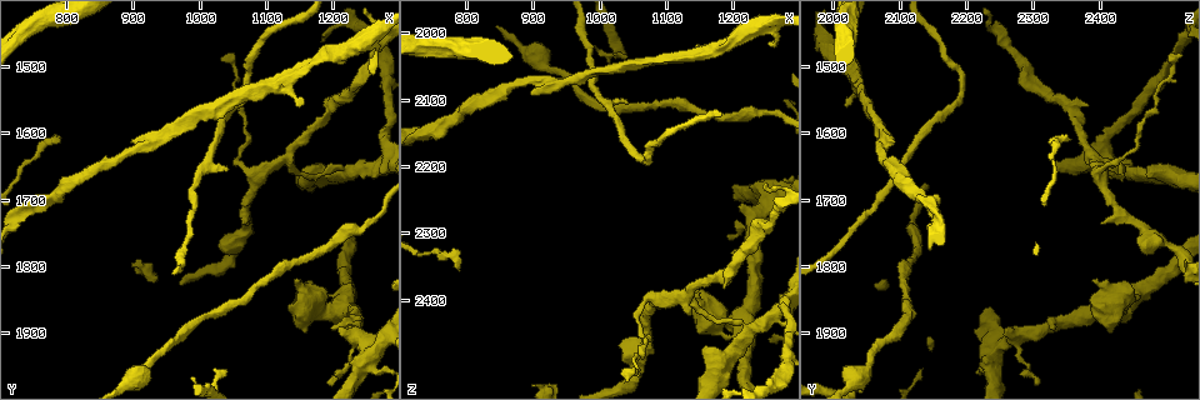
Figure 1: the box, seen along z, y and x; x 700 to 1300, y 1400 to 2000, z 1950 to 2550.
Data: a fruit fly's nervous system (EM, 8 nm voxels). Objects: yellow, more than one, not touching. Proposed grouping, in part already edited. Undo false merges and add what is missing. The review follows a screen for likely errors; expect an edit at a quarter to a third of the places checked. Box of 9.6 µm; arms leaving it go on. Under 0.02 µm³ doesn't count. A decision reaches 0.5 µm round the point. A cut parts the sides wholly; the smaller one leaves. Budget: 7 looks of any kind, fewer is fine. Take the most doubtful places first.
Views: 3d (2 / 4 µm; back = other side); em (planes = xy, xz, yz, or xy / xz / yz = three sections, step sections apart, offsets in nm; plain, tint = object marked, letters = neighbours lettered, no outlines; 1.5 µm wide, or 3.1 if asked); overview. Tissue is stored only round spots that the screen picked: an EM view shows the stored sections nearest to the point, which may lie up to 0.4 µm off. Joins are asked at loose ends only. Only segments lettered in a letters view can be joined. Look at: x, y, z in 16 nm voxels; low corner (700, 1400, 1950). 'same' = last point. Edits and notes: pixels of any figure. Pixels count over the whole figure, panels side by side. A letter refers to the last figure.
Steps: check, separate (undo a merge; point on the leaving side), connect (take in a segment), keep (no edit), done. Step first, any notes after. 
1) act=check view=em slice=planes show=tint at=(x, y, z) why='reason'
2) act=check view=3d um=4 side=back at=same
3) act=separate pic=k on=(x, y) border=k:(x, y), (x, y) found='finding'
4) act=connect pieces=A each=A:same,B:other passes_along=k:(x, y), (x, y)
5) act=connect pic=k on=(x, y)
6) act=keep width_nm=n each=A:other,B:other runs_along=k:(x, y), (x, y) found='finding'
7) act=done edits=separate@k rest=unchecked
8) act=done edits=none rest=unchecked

act=check view=3d um=2 at=(1135, 1640, 2390) why='calibre changes'

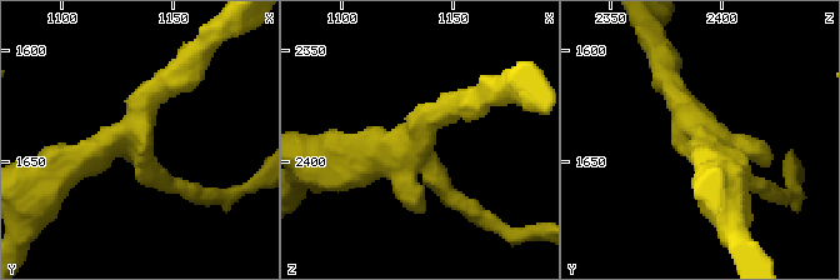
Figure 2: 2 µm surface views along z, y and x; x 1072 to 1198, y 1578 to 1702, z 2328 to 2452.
act=check view=em slice=xz step=4 show=tint at=(1133, 1639, 2392)

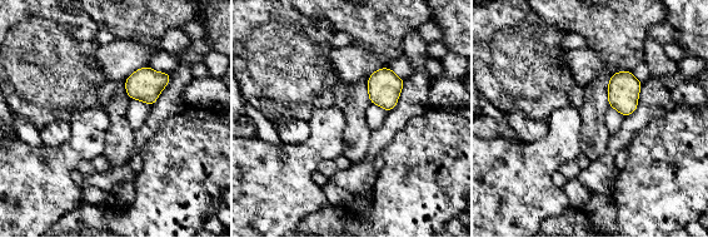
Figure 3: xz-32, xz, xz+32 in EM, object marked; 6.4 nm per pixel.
act=check view=em slice=planes show=letters at=same

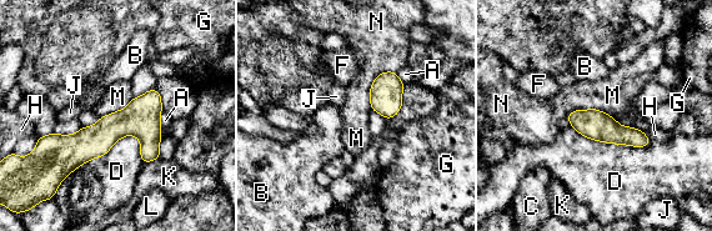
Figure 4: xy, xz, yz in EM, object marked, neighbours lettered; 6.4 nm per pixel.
act=keep each=A:other,B:other,C:other,D:other,F:other,G:other,H:other,J:other,K:other,L:other,M:other,N:other border=4:(141, 142), (124, 135), (69, 174) found='continuous, no second neuron'

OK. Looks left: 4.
act=check view=3d um=4 at=(1150, 1820, 2395) why='branch stops here'

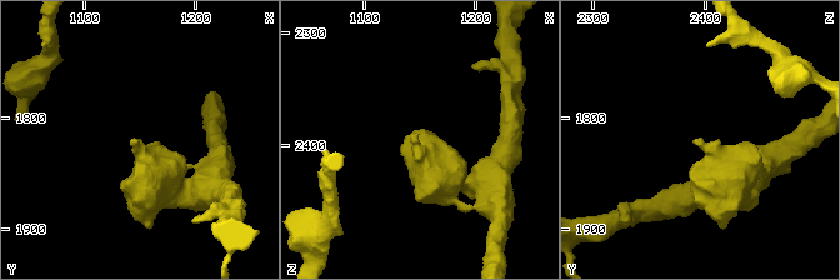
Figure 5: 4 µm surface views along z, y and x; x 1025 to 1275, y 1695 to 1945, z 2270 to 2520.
act=check view=em slice=xy step=8 show=letters at=(1148, 1820, 2390)

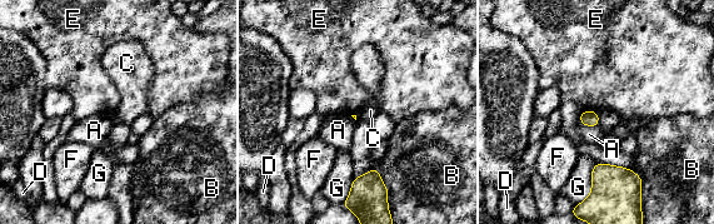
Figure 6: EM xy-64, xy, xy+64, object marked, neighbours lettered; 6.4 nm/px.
act=keep longest_contact=G:260nm each=A:other,B:other,C:other,D:other,E:other,F:other,G:other border=6:(583, 110), (599, 113) found='no lettered segment goes on from it'

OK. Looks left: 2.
act=check view=em slice=planes show=letters at=(935, 1930, 2055) why='sudden change in width'

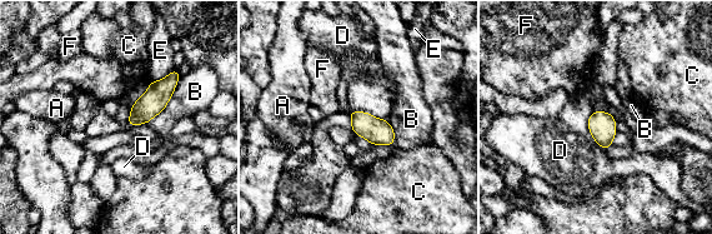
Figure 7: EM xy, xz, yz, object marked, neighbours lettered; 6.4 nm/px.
act=keep each=A:other,B:other,C:other,D:other,E:other,F:other border=7:(592, 111), (588, 132), (606, 150) found='all the same neuron'

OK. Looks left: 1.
act=done edits=none rest=unchecked

